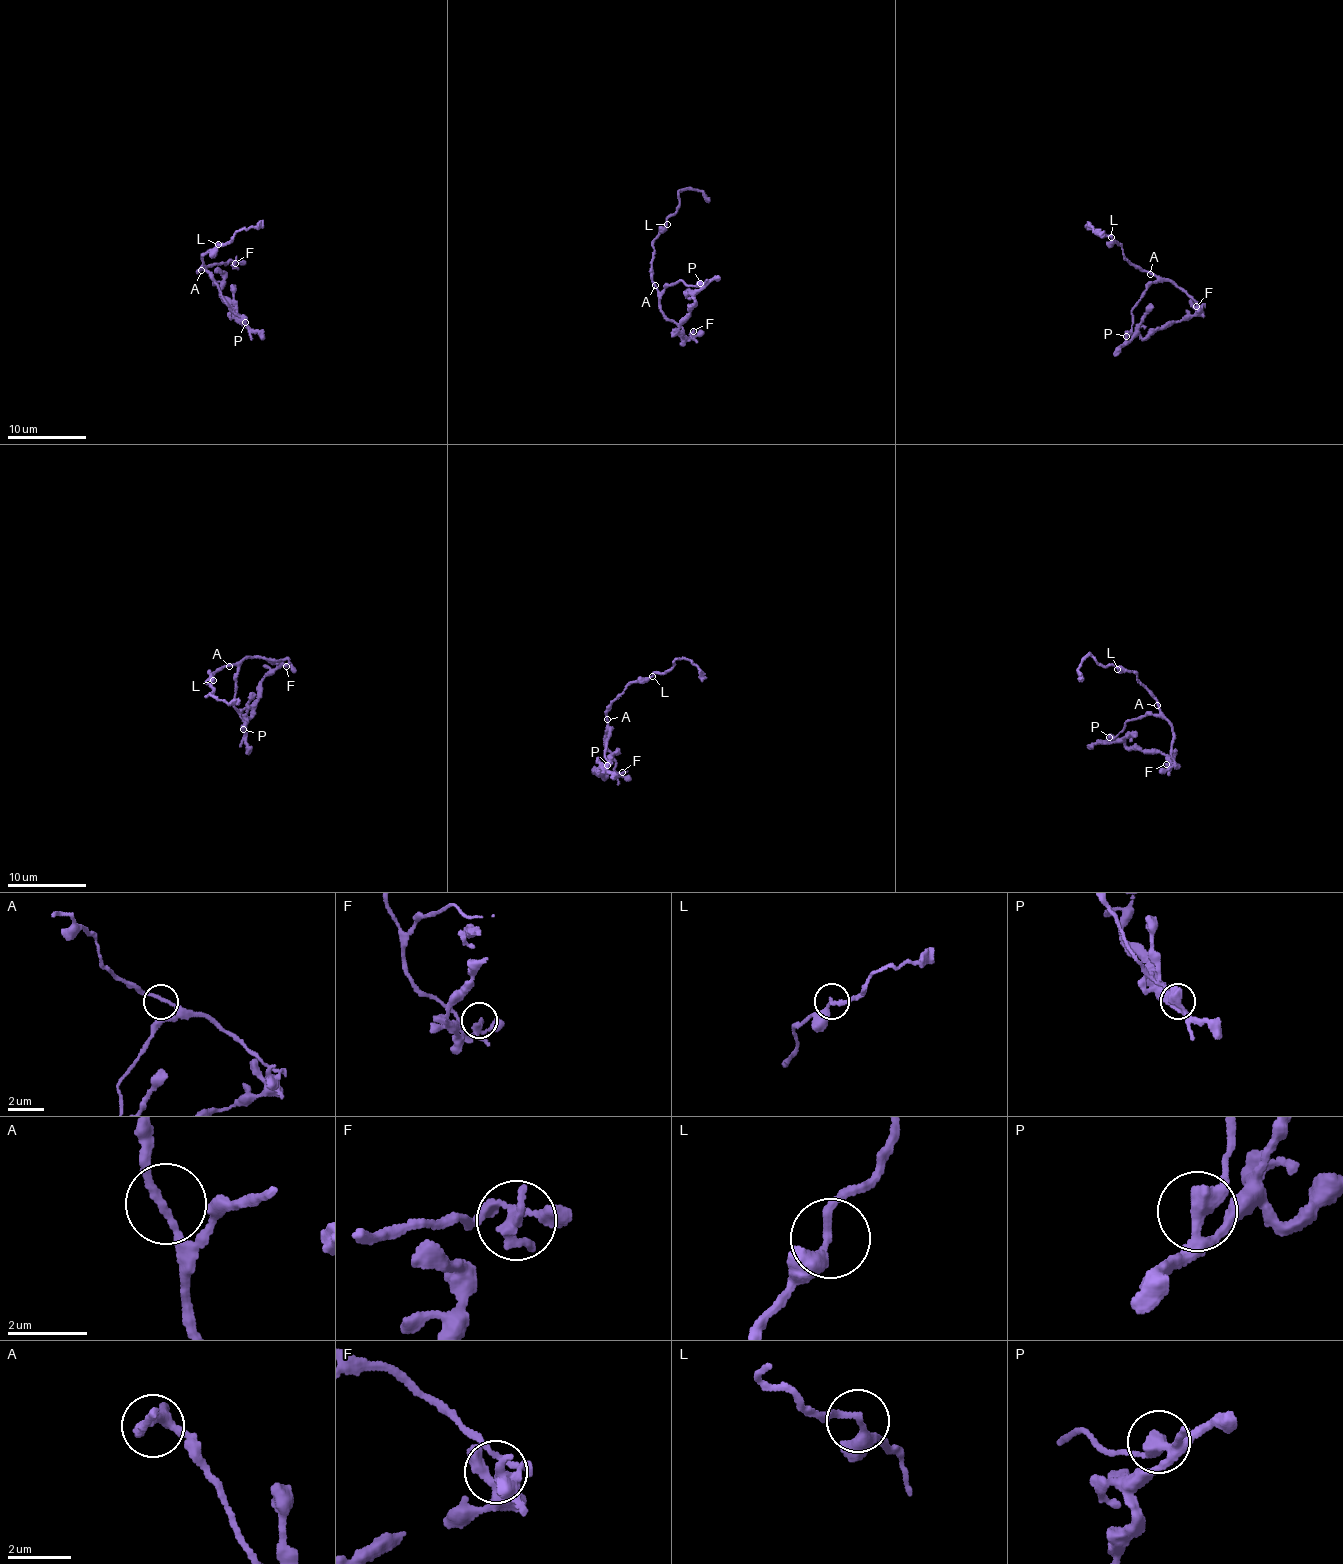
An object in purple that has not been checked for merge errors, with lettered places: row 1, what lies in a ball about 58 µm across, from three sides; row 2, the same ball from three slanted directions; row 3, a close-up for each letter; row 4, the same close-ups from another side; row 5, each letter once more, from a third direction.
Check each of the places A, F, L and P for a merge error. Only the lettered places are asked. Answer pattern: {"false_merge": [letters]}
{"false_merge": ["L", "P"]}

